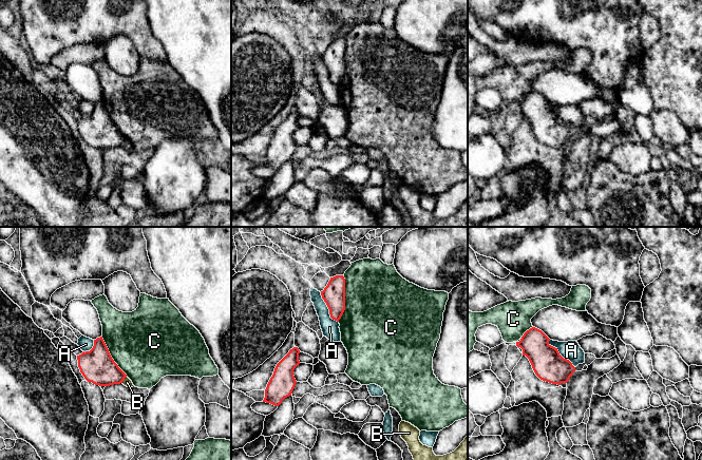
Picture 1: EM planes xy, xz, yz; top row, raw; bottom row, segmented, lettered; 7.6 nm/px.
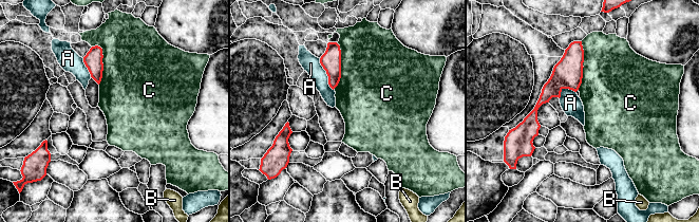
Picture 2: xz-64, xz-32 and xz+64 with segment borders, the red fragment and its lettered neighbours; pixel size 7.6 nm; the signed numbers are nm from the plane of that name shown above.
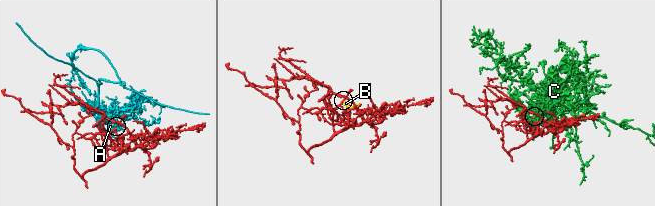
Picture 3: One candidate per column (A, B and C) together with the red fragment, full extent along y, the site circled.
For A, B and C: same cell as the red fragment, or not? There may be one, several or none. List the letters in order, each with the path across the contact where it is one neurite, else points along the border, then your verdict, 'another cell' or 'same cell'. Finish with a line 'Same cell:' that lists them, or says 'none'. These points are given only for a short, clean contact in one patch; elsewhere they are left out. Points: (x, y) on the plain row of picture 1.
A: along yz (549, 103), (549, 107), (574, 131) | another cell
B: along xy (127, 140), (121, 146) | another cell
C: another cell
Same cell: none

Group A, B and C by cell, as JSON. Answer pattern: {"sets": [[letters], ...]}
{"sets": [["A"], ["B"], ["C"]]}

